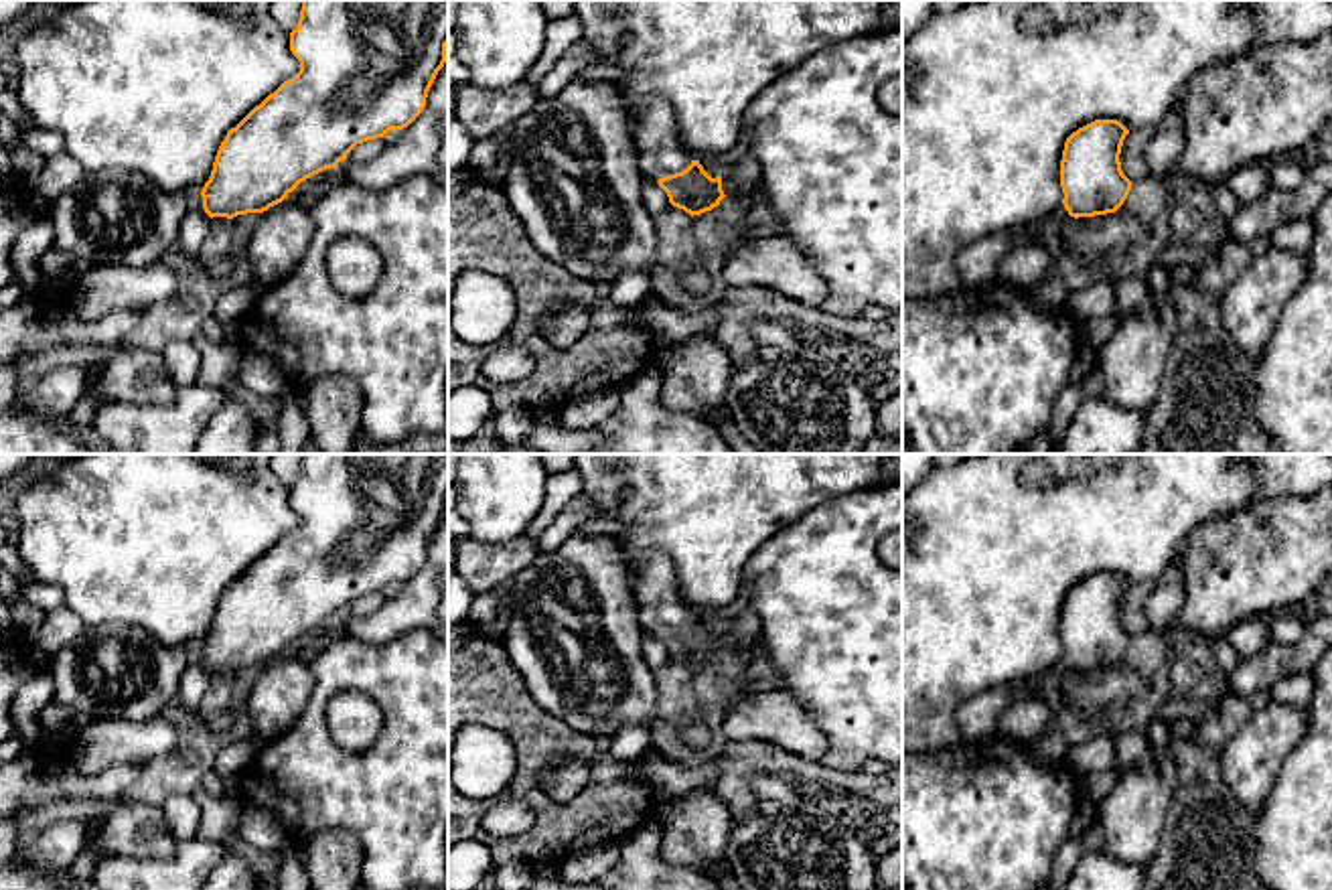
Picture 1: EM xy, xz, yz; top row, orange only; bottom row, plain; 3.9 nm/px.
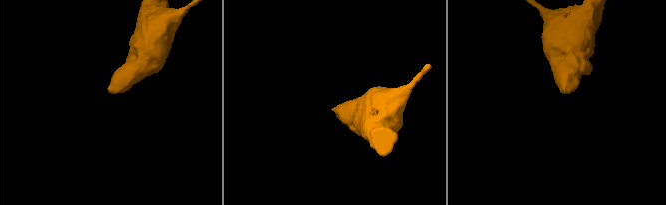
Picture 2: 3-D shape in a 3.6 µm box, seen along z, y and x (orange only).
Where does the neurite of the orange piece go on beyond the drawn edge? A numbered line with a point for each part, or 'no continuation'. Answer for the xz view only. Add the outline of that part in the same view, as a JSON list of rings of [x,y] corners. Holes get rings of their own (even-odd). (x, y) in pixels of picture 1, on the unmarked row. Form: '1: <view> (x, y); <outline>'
1: xz (659, 607); [[[647,551],[631,570],[631,590],[643,631],[659,635],[685,624],[691,610],[675,588],[673,564],[665,553]]]

